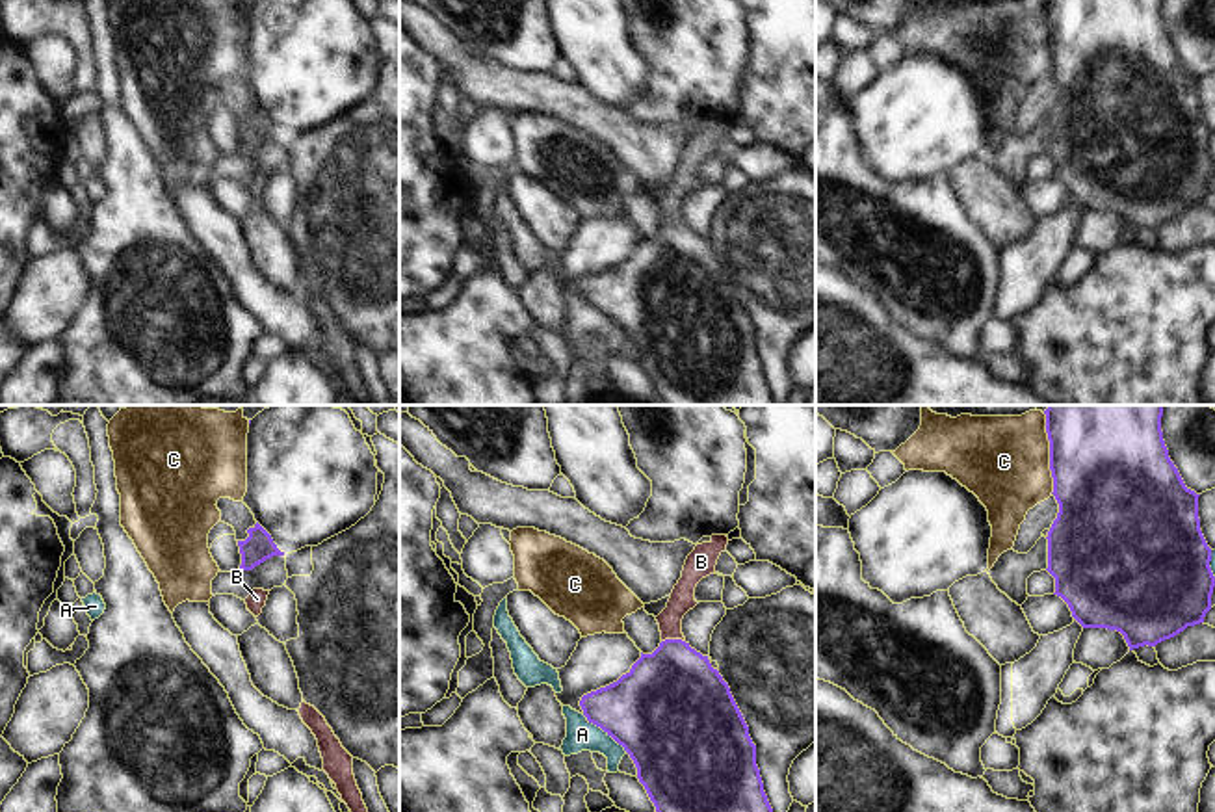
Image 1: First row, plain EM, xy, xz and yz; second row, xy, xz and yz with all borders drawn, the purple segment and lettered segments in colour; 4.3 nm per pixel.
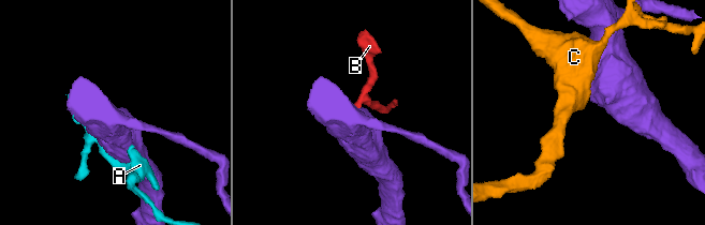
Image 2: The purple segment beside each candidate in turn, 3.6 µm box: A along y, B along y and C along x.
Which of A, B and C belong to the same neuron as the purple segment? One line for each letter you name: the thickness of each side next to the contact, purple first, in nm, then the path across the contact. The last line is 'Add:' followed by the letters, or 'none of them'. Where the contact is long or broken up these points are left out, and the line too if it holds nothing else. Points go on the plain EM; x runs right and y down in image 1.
B: 420/110 nm | across xz (673, 281), (673, 223), (673, 197), (682, 183)
Add: B

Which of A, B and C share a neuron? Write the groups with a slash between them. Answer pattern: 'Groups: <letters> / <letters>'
Groups: A / B / C.

